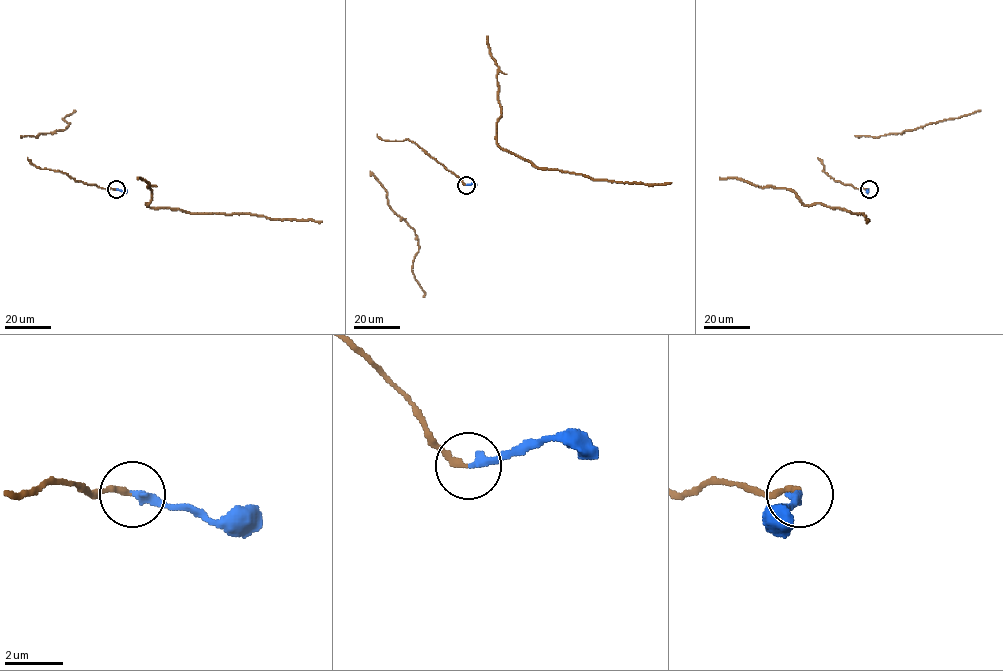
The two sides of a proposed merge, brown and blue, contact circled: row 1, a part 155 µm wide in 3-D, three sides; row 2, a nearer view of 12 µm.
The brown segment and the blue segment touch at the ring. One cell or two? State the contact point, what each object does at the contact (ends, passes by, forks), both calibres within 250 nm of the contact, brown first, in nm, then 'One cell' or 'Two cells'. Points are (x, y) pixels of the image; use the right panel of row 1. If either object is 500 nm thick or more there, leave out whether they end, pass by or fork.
Place: (869, 189). At the ring brown ends. At the ring blue ends. Thickness 200 nm (brown) against 280 nm. Two cells

